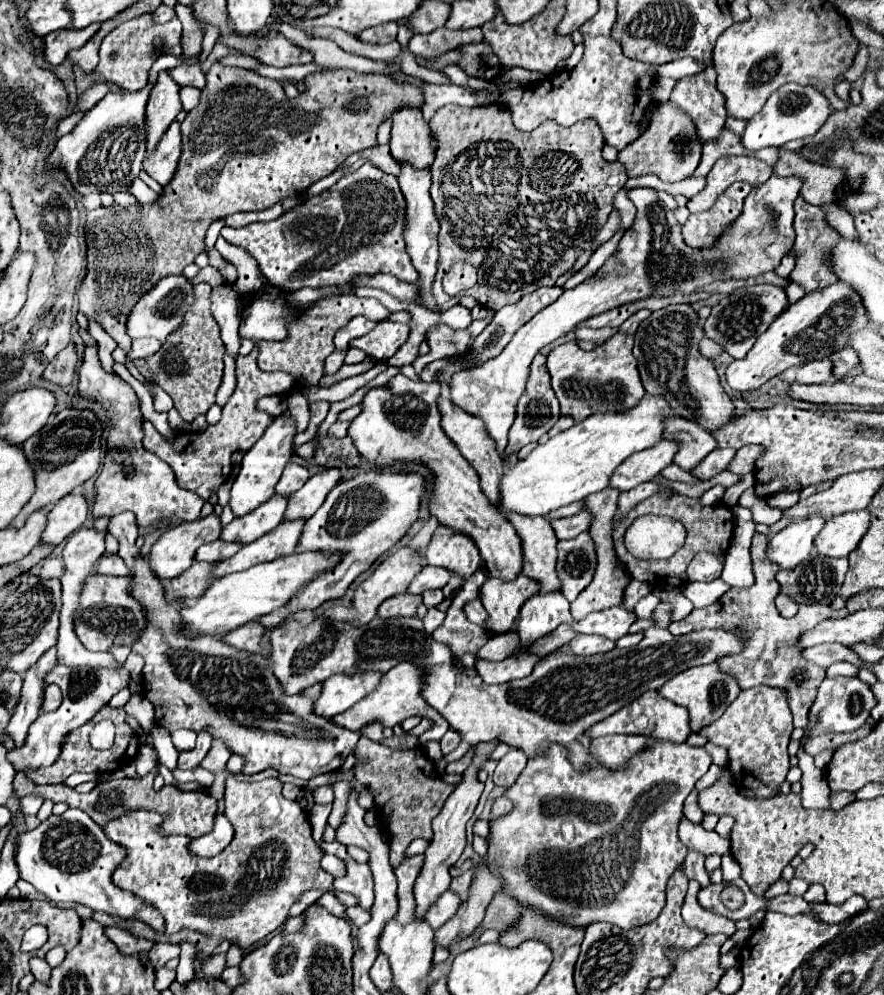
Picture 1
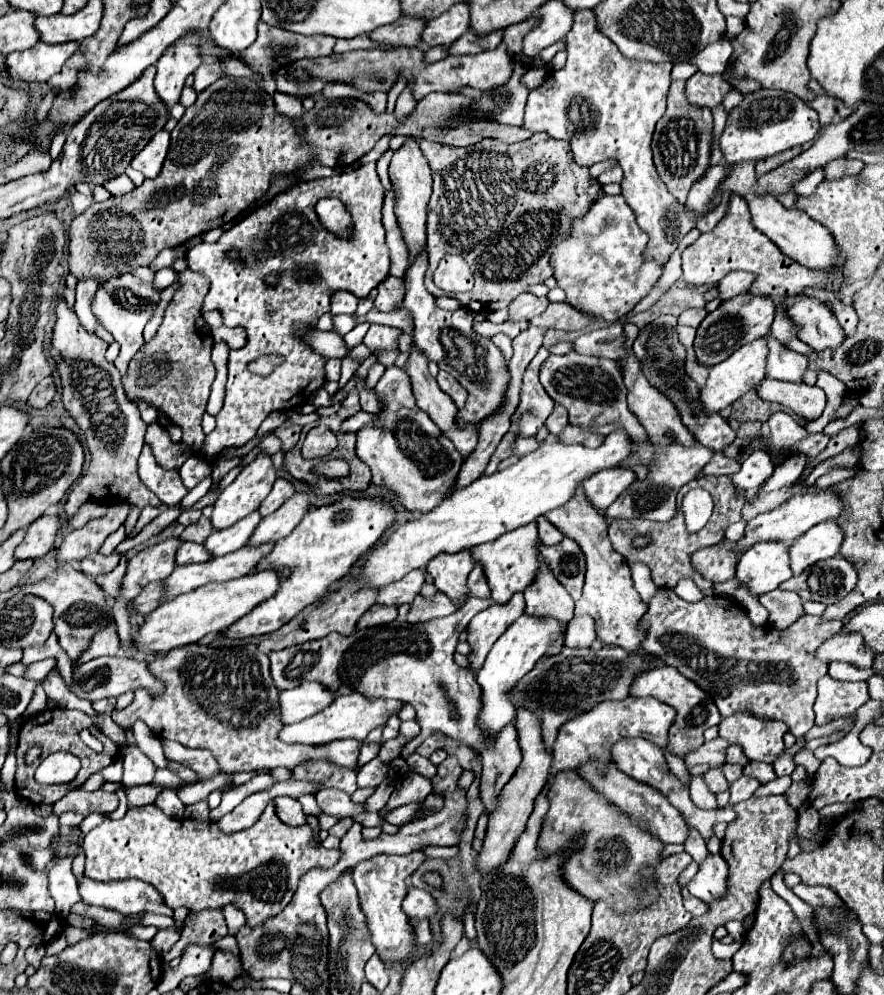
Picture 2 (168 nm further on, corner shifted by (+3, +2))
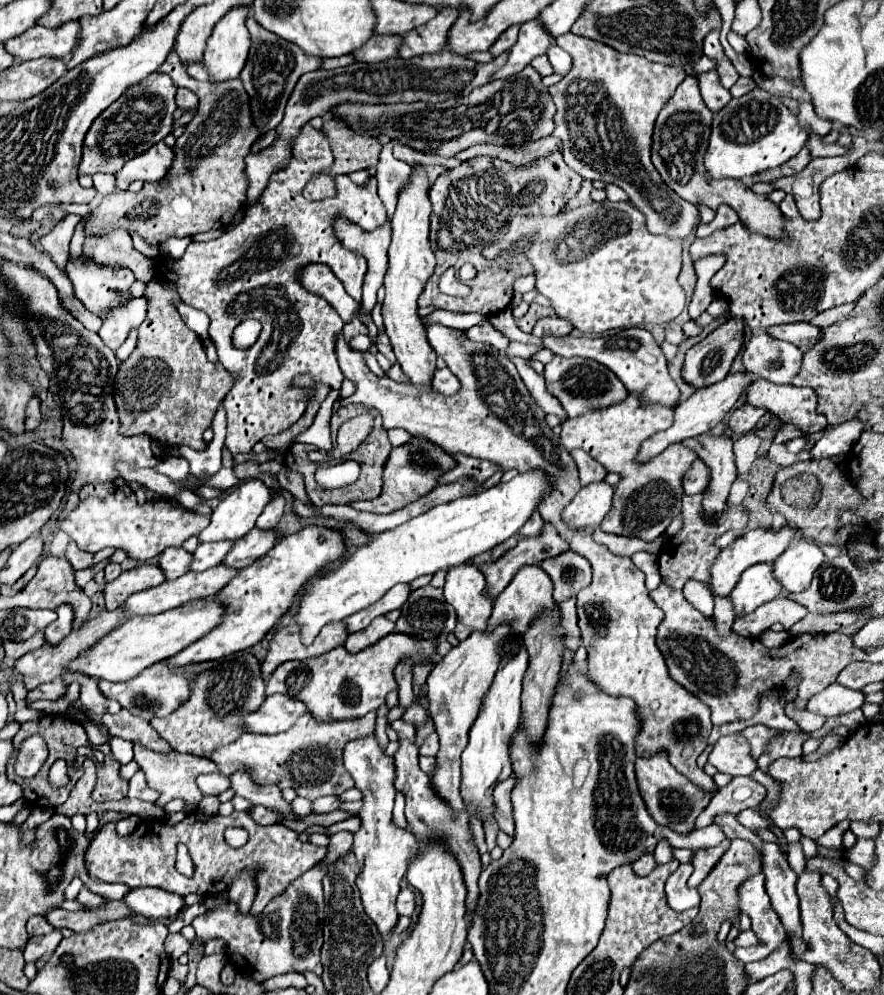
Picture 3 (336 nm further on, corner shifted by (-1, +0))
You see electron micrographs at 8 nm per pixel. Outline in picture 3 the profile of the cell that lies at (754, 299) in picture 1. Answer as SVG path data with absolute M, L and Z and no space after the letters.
M730 319L728 323L724 323L722 327L712 331L706 339L702 339L700 343L696 343L694 347L688 349L686 359L684 359L684 367L682 367L682 379L688 385L692 385L694 389L704 389L708 385L722 381L728 375L730 365L742 347L742 341L744 341L744 321Z

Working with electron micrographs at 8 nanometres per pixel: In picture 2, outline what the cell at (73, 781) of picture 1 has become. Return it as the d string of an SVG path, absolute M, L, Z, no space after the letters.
M117 760L100 772L109 782L120 782L123 775L123 763Z

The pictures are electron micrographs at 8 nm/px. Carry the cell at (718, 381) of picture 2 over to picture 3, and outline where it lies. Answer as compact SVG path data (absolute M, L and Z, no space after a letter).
M736 373L736 375L728 375L726 379L722 379L716 385L710 385L710 387L694 391L684 403L678 403L678 407L674 407L674 423L672 423L672 427L668 427L668 429L660 431L660 433L656 433L652 437L648 437L640 445L640 451L636 455L636 463L646 463L648 459L660 455L672 443L680 443L680 441L684 441L688 437L696 437L696 435L708 433L712 427L716 427L726 417L726 413L732 409L732 405L738 401L738 397L742 395L742 391L750 383L752 383L752 375L748 375L748 373Z

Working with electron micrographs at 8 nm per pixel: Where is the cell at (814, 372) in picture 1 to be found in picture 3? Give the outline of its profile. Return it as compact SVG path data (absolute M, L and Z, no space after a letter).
M752 333L742 347L742 363L754 377L790 383L800 371L802 351L792 343L772 339L768 333Z

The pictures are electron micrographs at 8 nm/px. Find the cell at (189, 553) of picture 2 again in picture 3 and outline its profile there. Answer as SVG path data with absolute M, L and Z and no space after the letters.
M170 547L162 551L162 555L158 557L158 567L164 571L166 579L172 581L188 571L190 561L192 561L192 555L186 553L182 547Z

